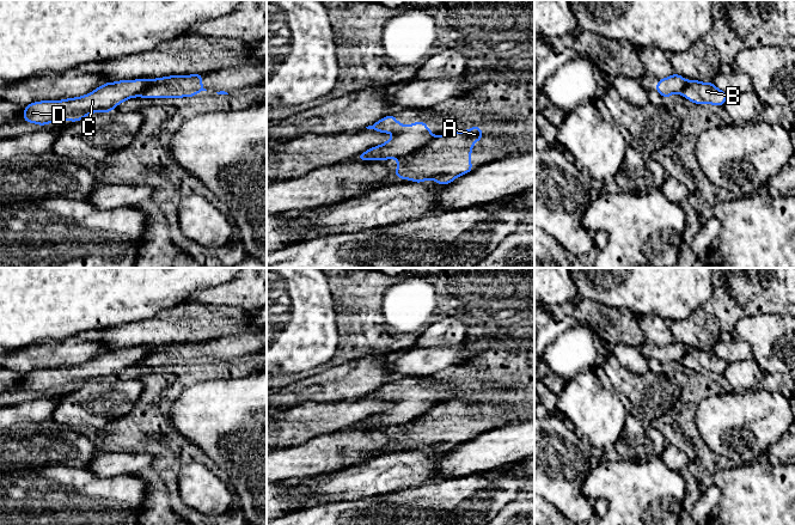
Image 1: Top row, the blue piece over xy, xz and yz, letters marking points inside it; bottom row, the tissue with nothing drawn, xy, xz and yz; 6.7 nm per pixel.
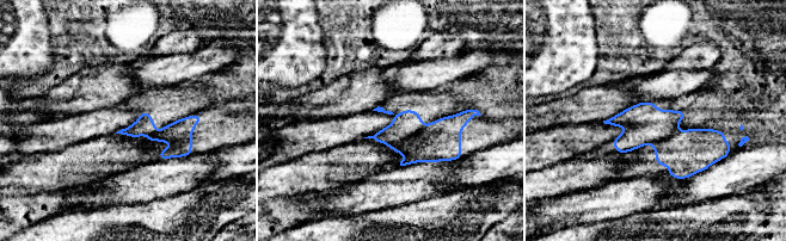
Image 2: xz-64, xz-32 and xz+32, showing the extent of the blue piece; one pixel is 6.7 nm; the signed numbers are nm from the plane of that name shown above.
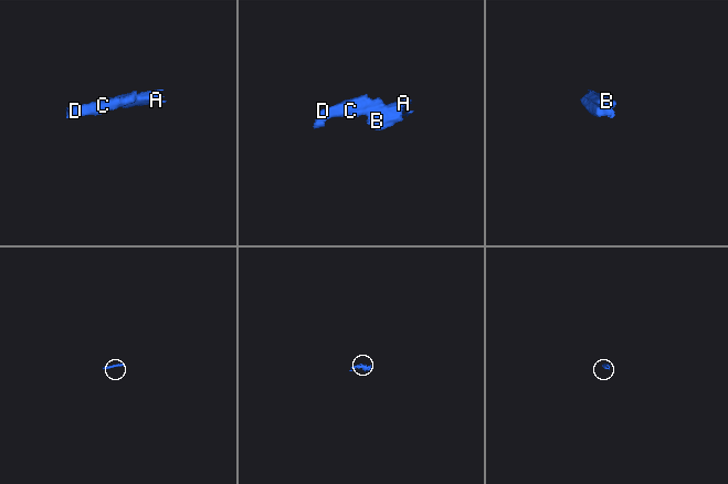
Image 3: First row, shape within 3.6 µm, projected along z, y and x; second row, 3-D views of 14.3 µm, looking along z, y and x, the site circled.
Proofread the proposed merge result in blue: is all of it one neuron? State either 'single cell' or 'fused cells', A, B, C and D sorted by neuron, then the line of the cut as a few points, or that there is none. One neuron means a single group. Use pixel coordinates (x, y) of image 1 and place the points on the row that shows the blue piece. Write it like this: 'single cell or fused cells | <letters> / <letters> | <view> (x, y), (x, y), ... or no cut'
fused cells | A B / C D | xz (434, 138), (414, 151), (396, 158)

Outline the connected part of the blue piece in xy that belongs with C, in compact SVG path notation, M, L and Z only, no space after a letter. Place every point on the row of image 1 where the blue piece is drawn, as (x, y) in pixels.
M148 79L120 80L106 83L86 96L35 102L24 108L24 122L45 126L59 120L77 122L91 112L109 114L120 103L139 96L148 84Z

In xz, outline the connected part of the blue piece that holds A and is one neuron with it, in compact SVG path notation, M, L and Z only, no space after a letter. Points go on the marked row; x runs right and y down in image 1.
M470 127L466 132L439 135L415 152L396 158L398 167L395 175L400 179L411 179L416 183L433 179L438 184L450 184L458 176L473 170L471 166L471 149L476 141L484 138L481 132L482 127Z

